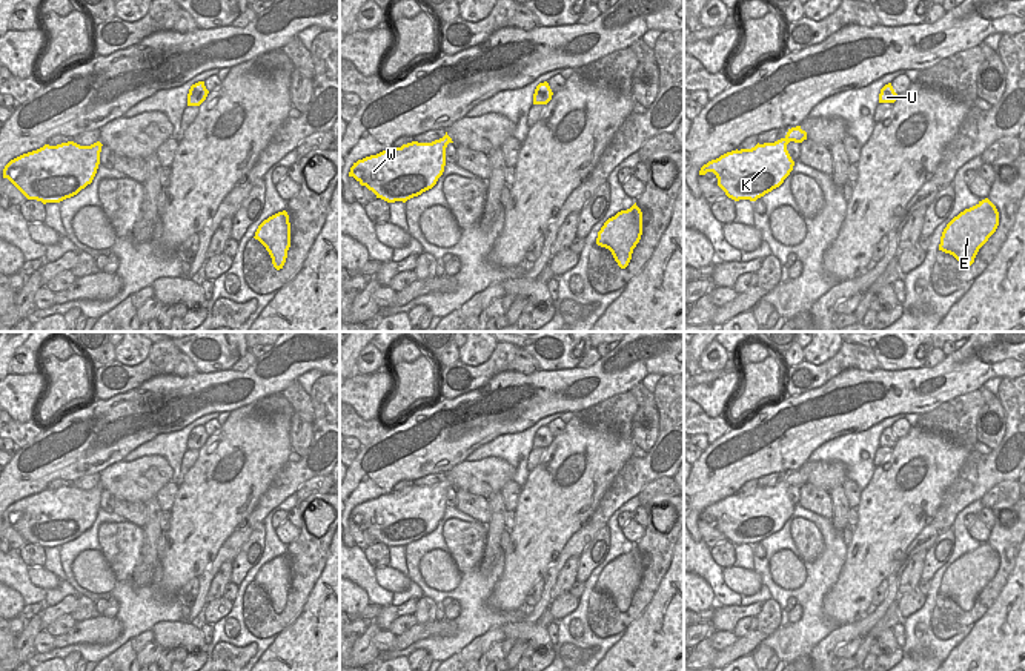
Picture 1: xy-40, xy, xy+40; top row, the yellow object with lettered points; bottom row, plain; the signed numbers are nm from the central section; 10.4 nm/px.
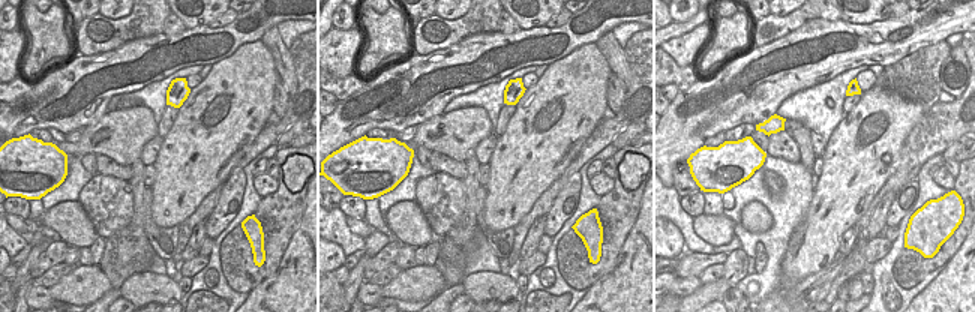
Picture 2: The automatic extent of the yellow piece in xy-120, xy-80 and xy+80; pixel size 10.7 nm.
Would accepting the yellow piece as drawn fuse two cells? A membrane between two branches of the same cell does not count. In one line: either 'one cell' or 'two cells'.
one cell

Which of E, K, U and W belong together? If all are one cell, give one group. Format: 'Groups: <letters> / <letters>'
Groups: E K U W

